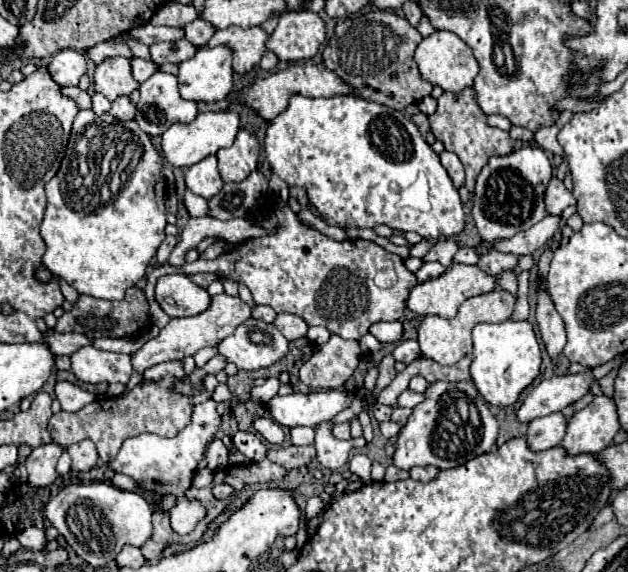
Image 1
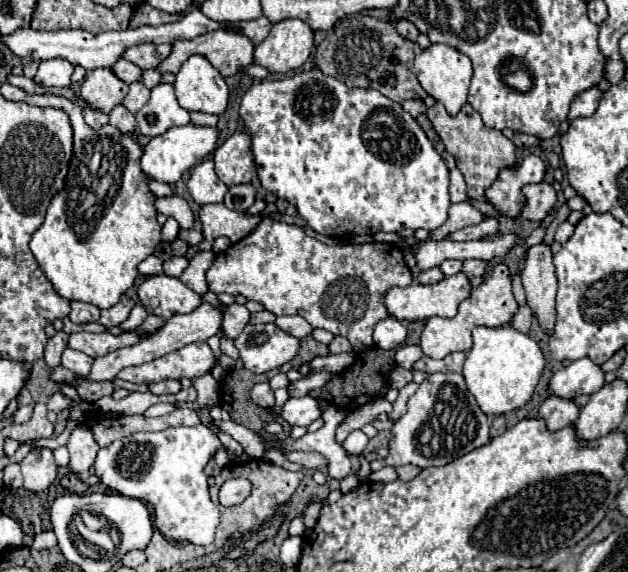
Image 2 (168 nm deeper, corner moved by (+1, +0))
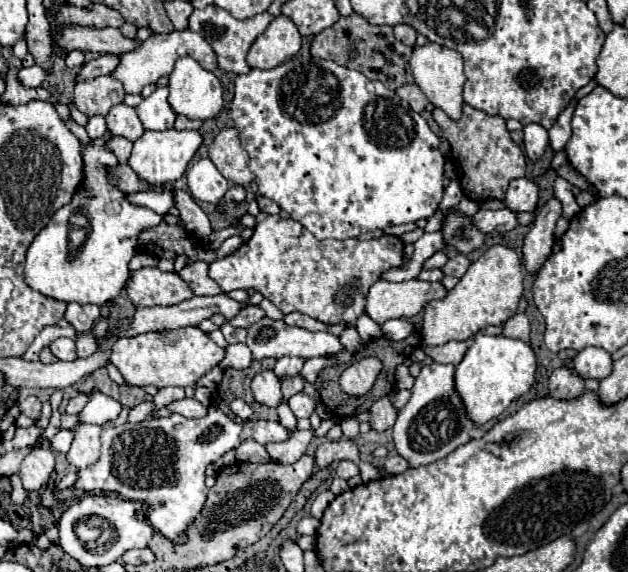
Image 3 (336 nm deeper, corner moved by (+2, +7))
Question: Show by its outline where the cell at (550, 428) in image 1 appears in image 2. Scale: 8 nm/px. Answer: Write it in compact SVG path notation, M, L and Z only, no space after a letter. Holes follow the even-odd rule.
M549 395L539 409L539 417L543 417L547 421L547 427L551 431L557 431L557 429L563 429L565 425L577 421L579 405L575 405L573 399Z

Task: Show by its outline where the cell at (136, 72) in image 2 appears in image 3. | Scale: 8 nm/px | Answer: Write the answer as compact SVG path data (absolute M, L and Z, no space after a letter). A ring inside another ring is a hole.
M102 54L90 62L86 62L78 74L76 80L90 80L90 78L96 78L96 76L102 76L102 74L110 74L116 70L116 66L120 64L120 58L114 56L114 54Z

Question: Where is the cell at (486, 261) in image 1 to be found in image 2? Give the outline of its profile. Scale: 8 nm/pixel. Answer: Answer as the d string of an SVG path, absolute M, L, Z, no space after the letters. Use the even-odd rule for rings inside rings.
M479 259L463 261L463 269L461 269L461 273L465 273L467 277L481 277L481 275L485 275L485 271L487 271L485 261L479 261Z

